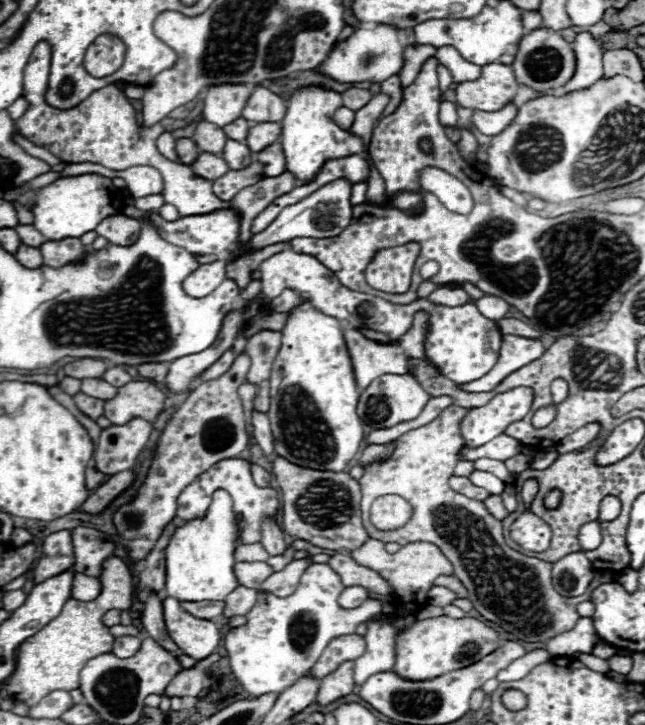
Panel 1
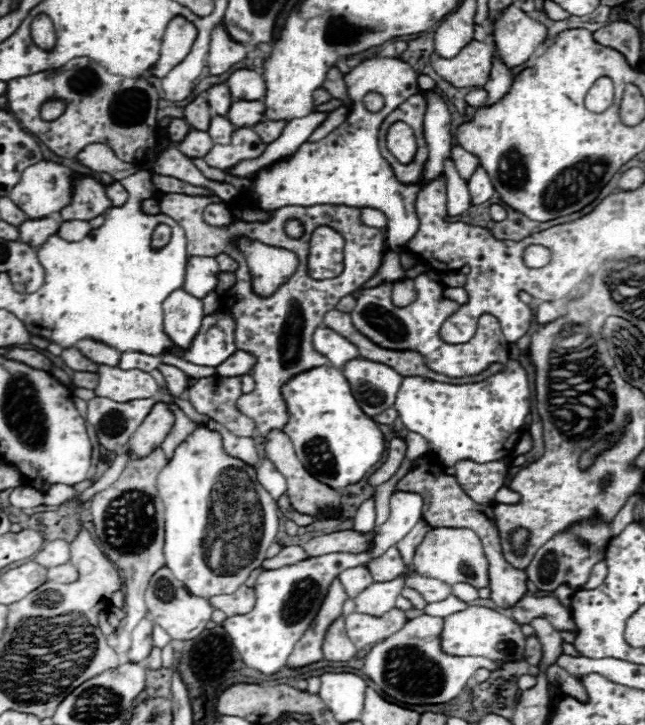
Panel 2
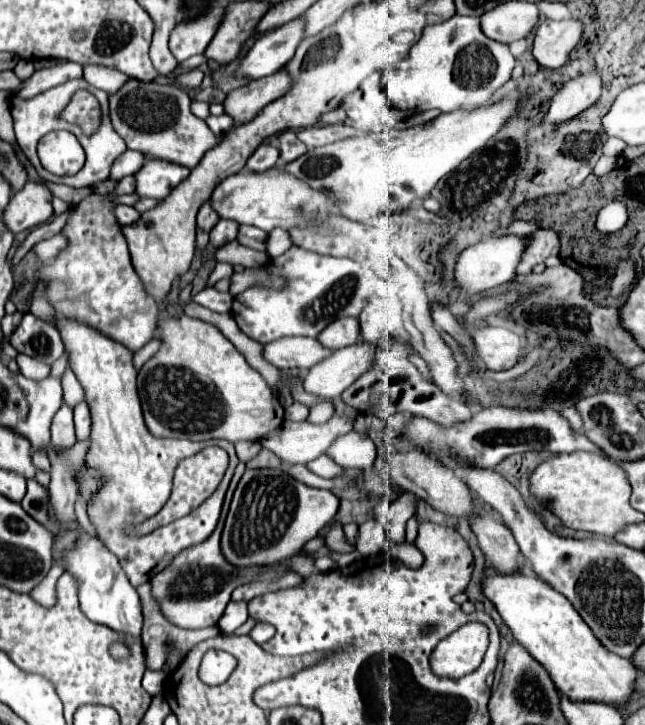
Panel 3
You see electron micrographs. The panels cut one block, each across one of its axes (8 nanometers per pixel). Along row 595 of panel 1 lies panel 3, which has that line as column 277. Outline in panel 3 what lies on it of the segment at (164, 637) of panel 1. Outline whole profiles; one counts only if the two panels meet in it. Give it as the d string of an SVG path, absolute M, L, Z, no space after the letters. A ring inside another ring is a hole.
M260 144L254 150L254 154L248 158L246 168L252 172L264 172L264 170L276 166L276 162L278 162L278 148L270 146L270 144Z

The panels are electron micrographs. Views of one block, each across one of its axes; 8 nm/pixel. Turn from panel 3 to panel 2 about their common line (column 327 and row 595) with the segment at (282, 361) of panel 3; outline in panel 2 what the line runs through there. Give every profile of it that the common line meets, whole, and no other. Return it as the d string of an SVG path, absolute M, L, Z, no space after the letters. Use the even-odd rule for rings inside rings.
M364 566L358 568L350 568L346 572L342 572L340 582L344 586L344 592L348 594L348 598L356 598L360 592L364 592L374 580L370 576L370 572Z

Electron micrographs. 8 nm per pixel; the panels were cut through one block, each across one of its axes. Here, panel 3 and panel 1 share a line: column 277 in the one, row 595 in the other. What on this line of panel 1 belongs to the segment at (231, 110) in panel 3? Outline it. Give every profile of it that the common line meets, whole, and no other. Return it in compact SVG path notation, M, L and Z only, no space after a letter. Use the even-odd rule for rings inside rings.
M76 574L72 584L74 584L72 586L72 598L82 600L82 602L90 602L90 600L98 598L100 596L100 590L102 590L100 580L98 578L92 578L92 576Z

